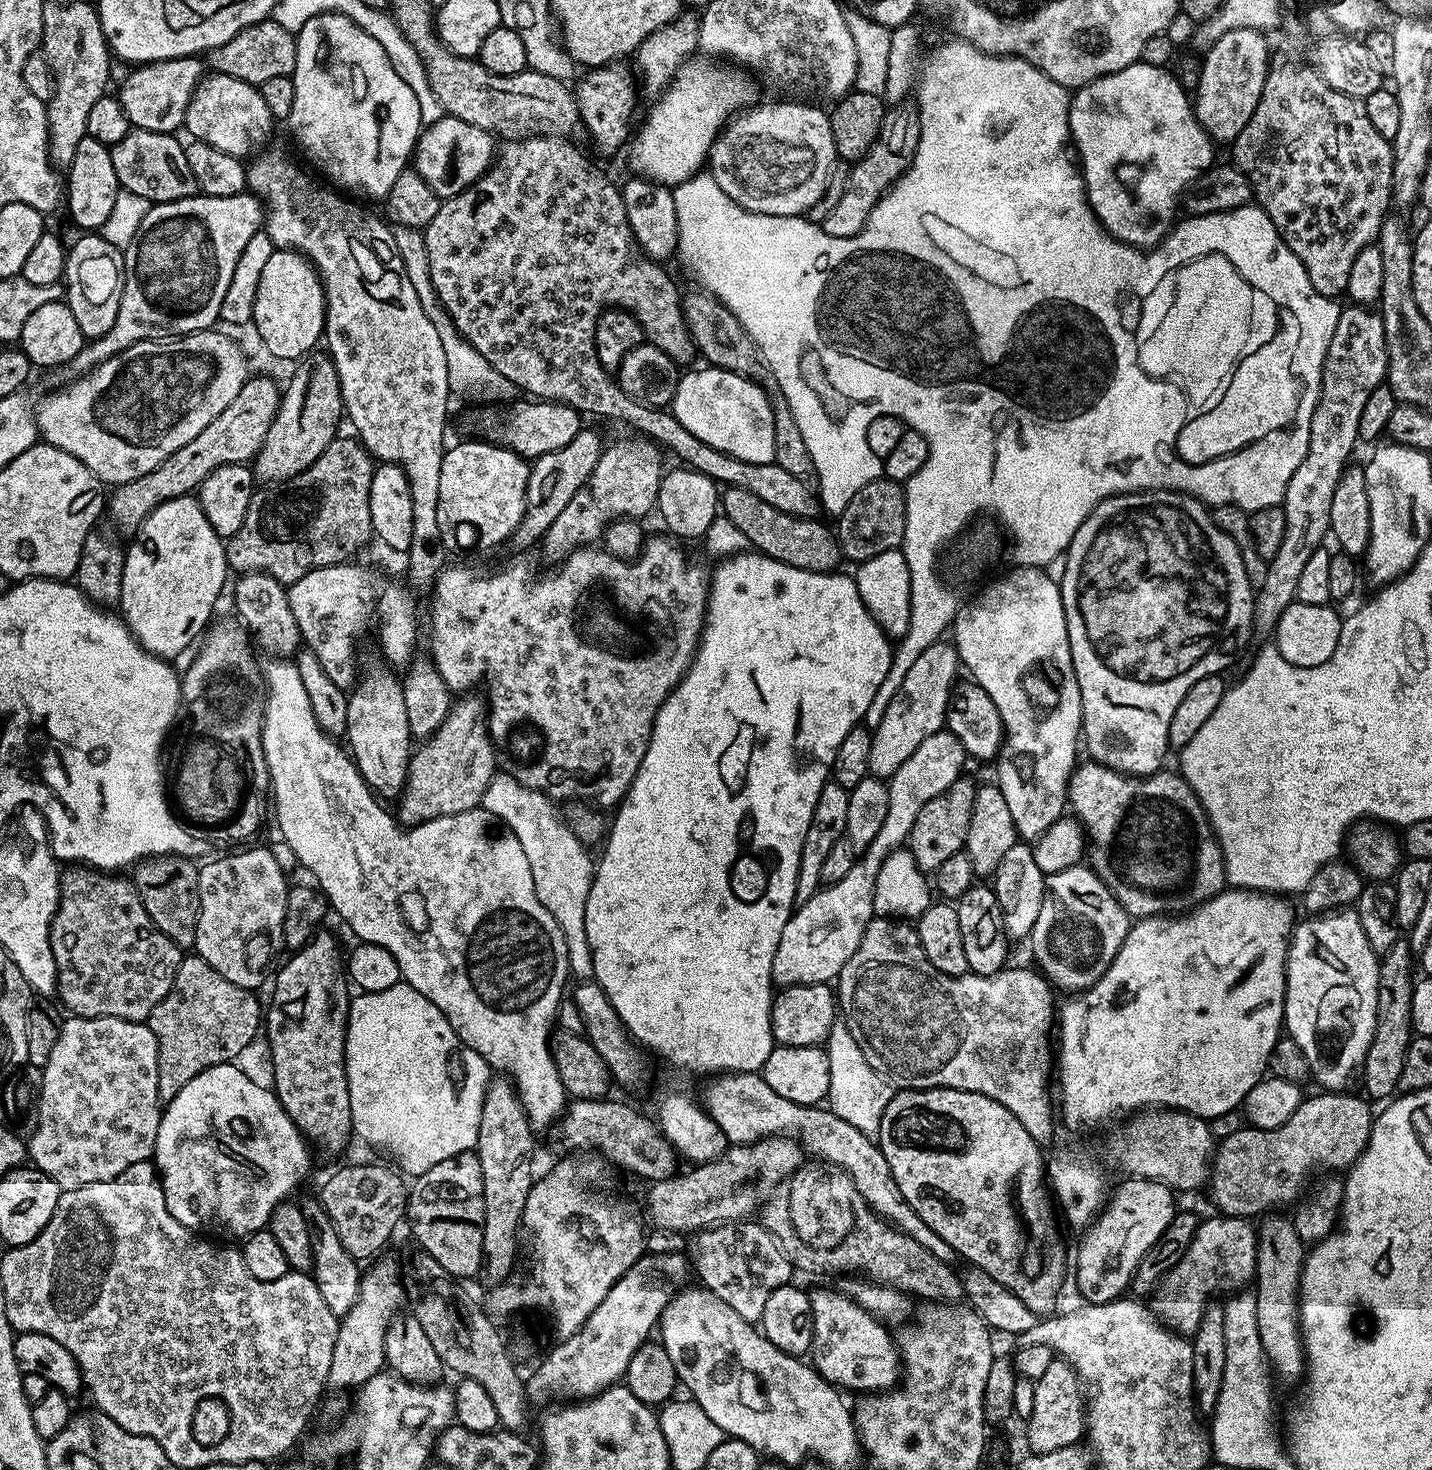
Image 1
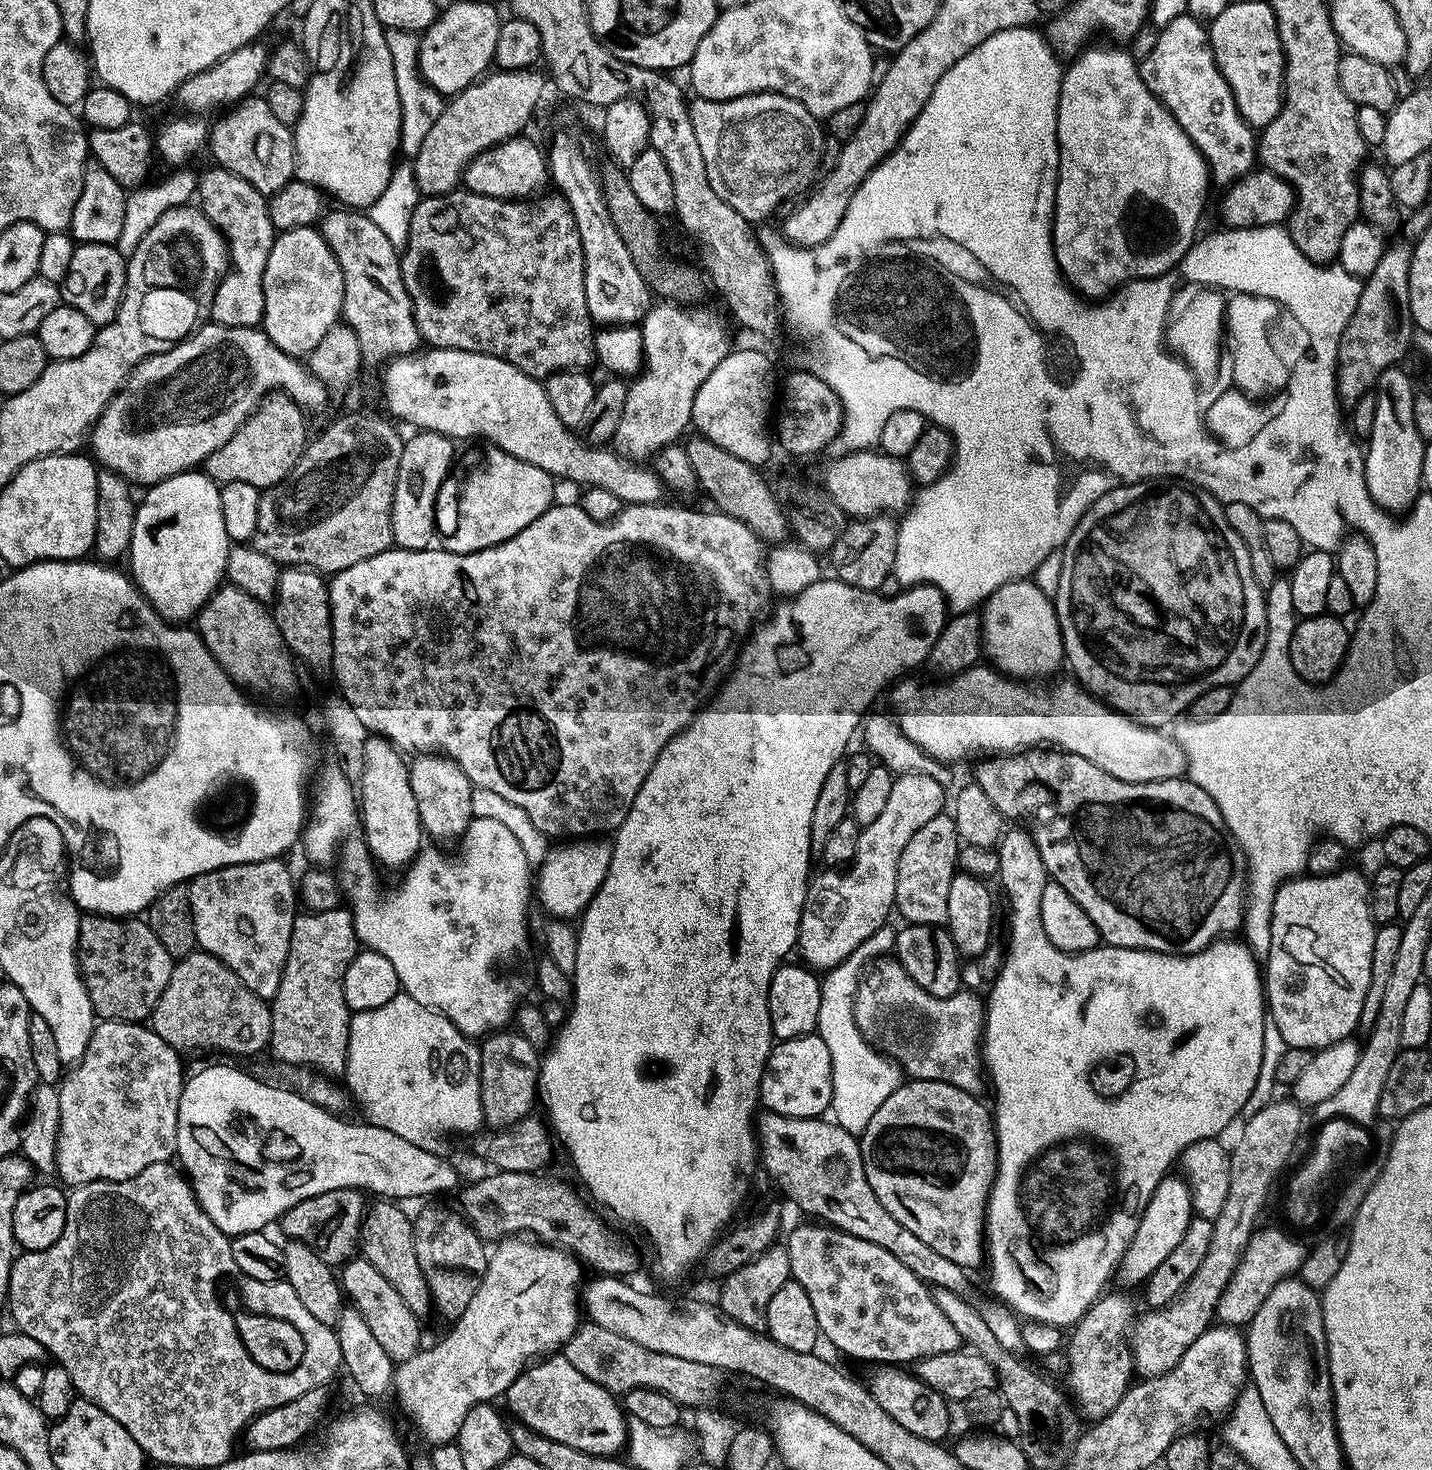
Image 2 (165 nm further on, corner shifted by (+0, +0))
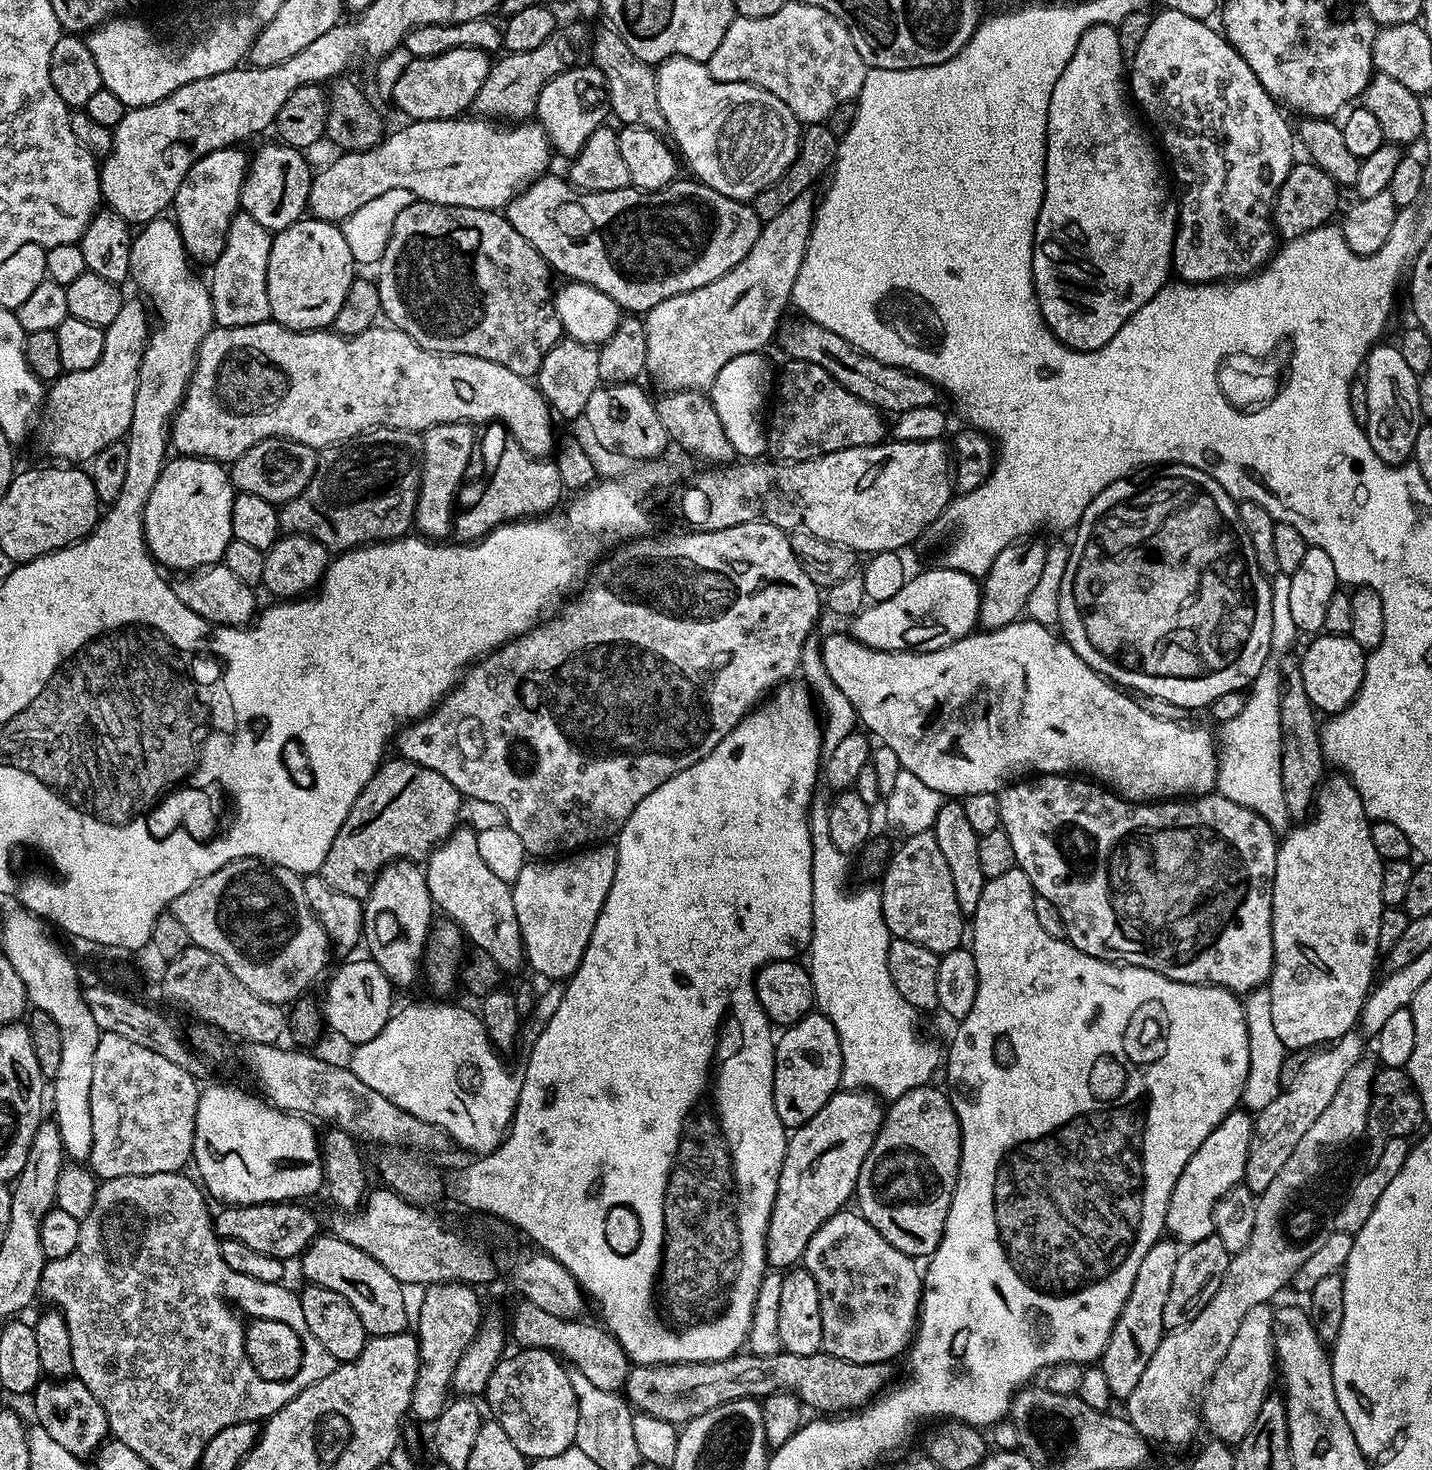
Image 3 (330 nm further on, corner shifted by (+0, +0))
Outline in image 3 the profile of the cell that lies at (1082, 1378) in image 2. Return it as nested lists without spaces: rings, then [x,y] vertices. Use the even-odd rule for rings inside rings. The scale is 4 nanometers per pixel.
[[[1161,1238],[1146,1250],[1146,1258],[1142,1258],[1142,1266],[1138,1266],[1138,1274],[1134,1274],[1134,1286],[1114,1322],[1114,1330],[1108,1339],[1104,1355],[1098,1361],[1105,1372],[1107,1385],[1113,1397],[1126,1398],[1138,1386],[1150,1358],[1154,1358],[1154,1350],[1166,1335],[1162,1322],[1162,1310],[1166,1310],[1166,1297],[1170,1294],[1170,1281],[1174,1278],[1174,1266],[1178,1266],[1181,1245],[1171,1238]]]

